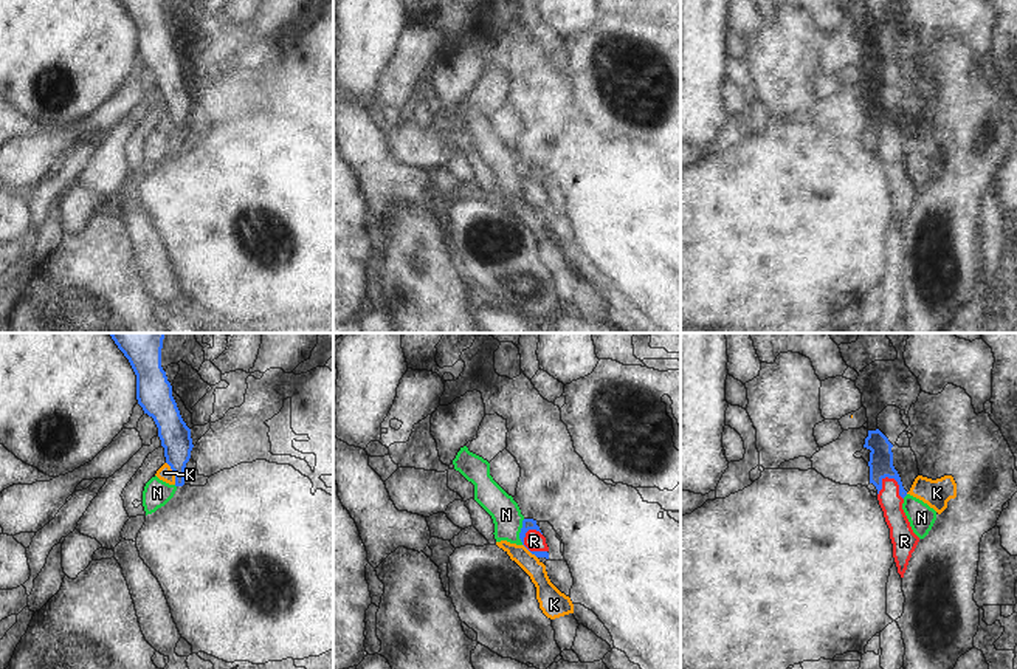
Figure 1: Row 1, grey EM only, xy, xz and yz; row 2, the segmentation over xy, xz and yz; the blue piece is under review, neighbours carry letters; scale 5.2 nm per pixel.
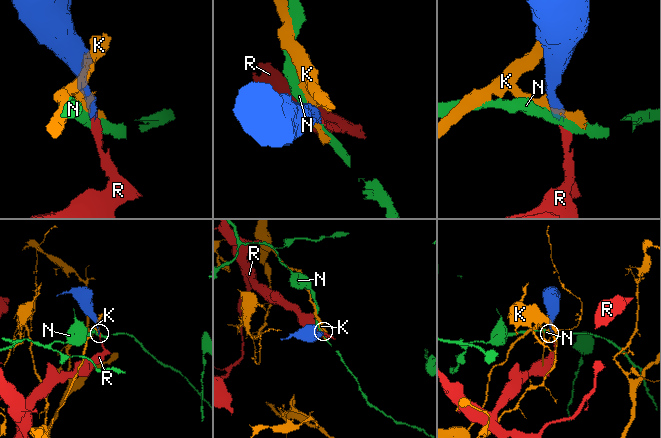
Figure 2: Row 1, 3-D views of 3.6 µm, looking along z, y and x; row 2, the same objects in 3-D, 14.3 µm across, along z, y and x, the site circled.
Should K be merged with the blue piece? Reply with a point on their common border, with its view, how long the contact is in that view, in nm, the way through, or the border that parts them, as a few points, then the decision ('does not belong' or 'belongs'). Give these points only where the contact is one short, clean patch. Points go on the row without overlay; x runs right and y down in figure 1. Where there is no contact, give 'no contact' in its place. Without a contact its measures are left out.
xy (174, 126) | 130 nm | along xy (166, 115), (175, 137) | does not belong

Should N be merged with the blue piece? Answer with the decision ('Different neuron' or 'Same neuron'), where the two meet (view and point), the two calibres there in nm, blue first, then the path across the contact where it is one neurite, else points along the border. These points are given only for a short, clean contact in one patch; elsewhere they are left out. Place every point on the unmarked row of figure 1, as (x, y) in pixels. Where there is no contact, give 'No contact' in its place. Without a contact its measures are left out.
Different neuron. Touches blue at xz (521, 185). Thickness 60 nm (blue) against 150 nm. Boundary: xz (524, 172), (520, 181), (521, 197)

